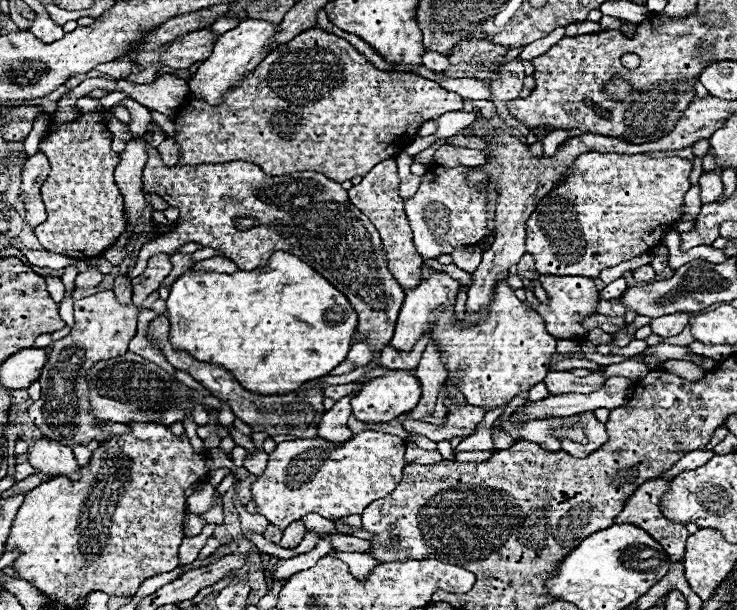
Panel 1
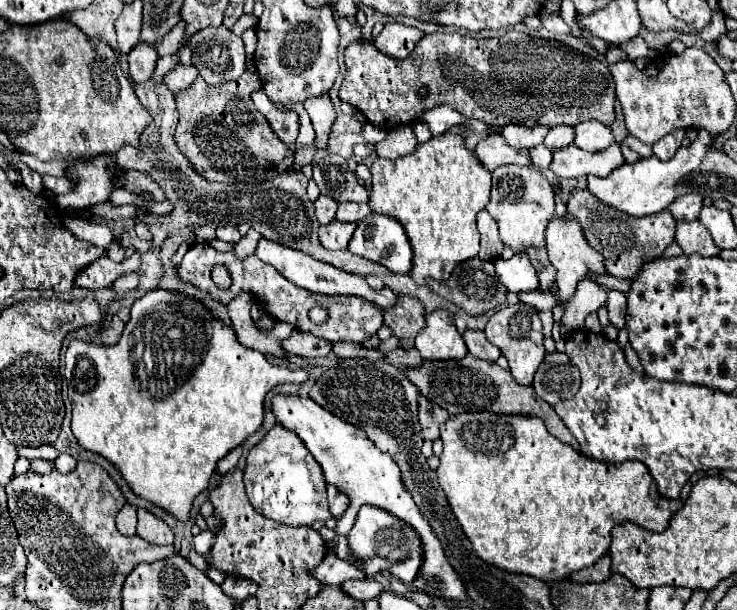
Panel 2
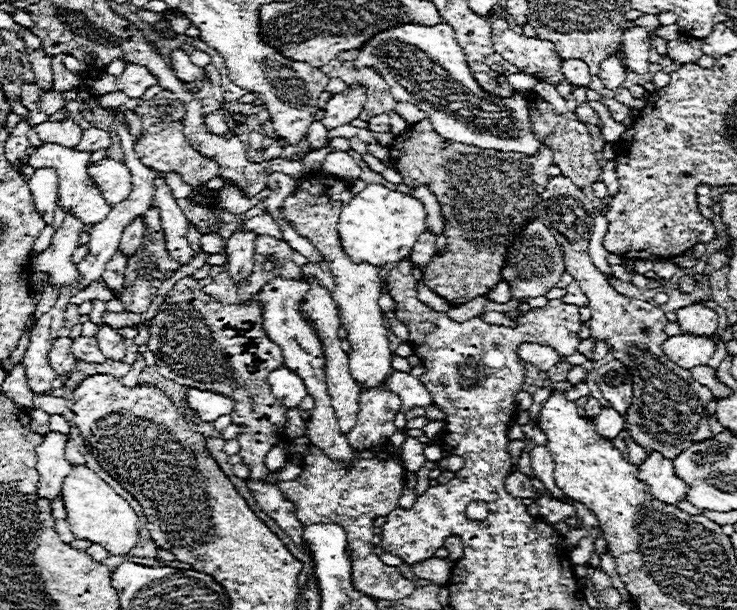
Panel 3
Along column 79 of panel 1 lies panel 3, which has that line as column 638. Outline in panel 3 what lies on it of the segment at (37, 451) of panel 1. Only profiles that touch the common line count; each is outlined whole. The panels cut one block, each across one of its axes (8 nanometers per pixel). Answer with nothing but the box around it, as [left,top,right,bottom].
[638,450,688,504]

